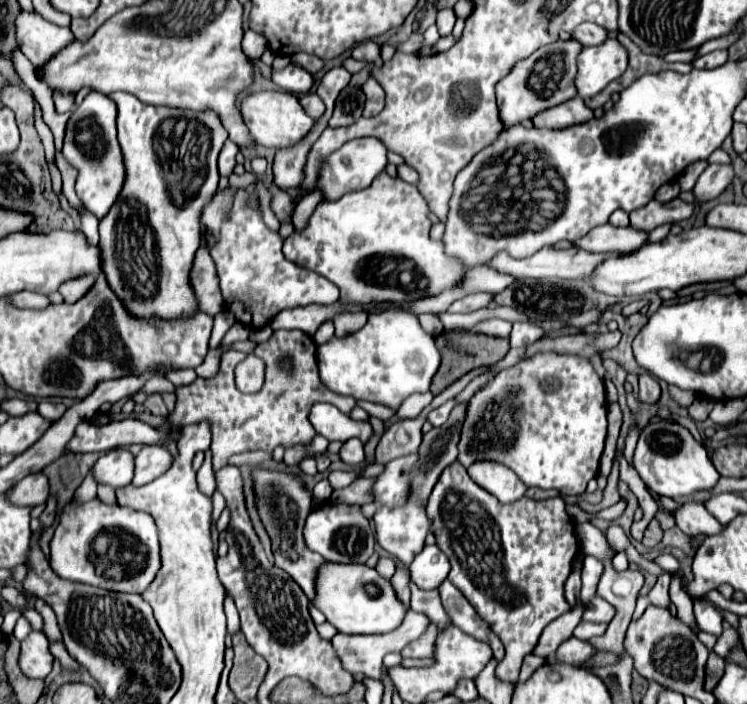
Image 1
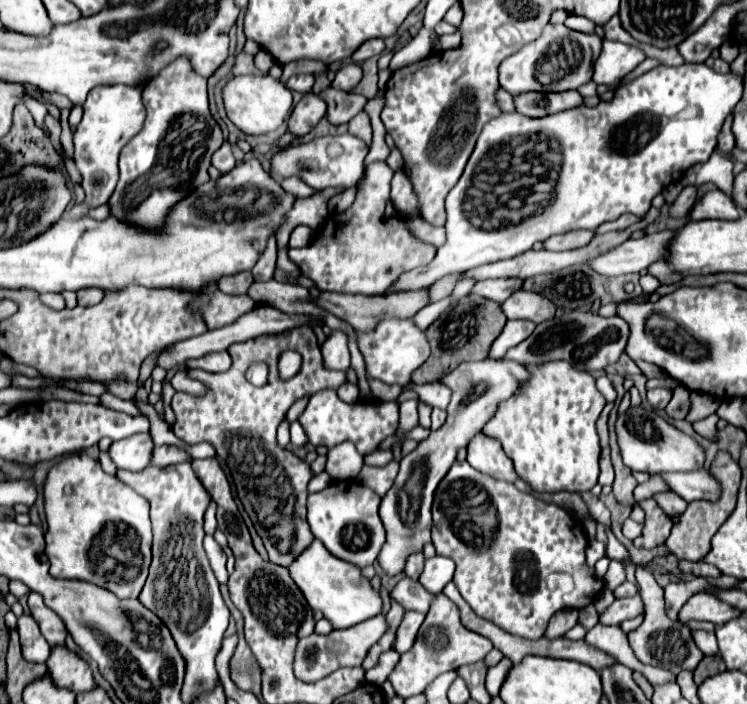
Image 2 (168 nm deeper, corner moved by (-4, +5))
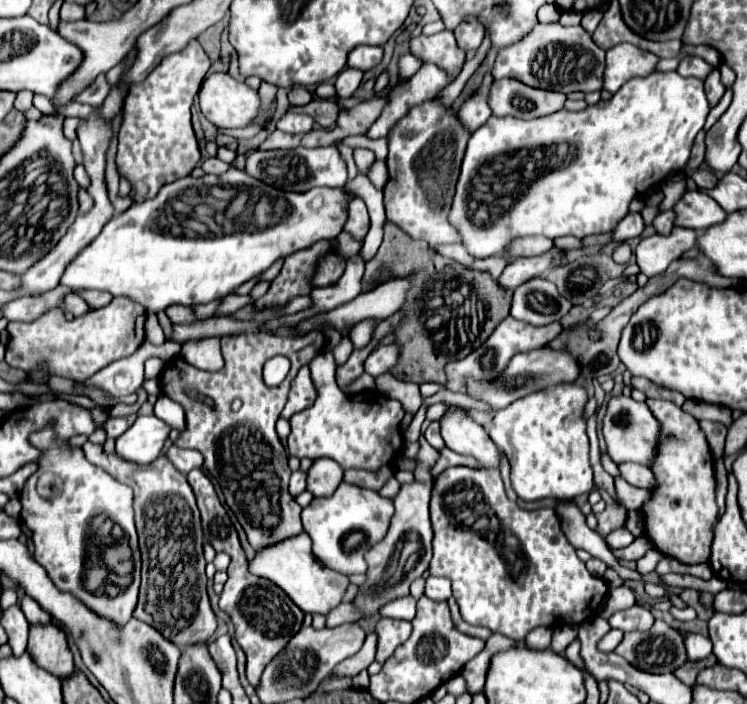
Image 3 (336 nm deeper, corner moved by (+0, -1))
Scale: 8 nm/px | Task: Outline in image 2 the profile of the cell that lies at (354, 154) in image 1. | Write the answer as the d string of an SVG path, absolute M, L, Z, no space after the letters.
M352 134L342 136L322 136L308 144L298 144L286 150L280 150L272 158L272 176L284 180L288 176L300 176L310 188L324 190L324 188L354 188L362 178L366 166L368 144Z

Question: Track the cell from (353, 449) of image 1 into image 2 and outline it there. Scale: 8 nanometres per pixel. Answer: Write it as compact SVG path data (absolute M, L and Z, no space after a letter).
M342 442L328 452L326 472L332 476L332 480L352 480L358 476L362 466L364 456L356 450L352 442Z

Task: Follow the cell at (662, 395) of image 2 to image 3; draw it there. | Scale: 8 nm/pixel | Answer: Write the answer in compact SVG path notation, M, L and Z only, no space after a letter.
M646 400L646 404L660 422L660 438L656 458L650 462L656 486L648 490L650 498L640 508L644 536L654 550L668 558L676 558L682 564L704 564L710 558L712 530L718 520L714 456L694 416L666 400Z

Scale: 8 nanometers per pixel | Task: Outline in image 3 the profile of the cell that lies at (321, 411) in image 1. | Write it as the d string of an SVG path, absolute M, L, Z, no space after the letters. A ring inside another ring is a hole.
M322 352L310 362L312 380L318 390L316 402L296 412L290 418L292 432L288 436L288 452L296 458L332 458L344 470L358 468L376 472L378 468L392 464L394 458L402 452L404 440L400 434L400 420L404 416L404 408L398 400L392 400L378 390L368 390L360 394L344 394L336 380L336 362L332 352ZM396 428L398 428L398 446L396 446Z

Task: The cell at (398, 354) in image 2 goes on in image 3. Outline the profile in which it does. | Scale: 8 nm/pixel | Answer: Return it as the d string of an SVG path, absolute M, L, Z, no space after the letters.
M382 344L376 348L376 352L372 352L366 360L366 372L370 376L380 376L384 372L388 372L400 356L400 348L396 344Z

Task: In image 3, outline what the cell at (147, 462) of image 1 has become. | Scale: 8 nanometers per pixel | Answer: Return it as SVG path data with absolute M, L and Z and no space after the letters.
M170 446L166 456L172 460L176 470L182 472L182 474L188 474L194 468L200 468L202 462L204 462L204 458L198 450L180 450L178 446Z

